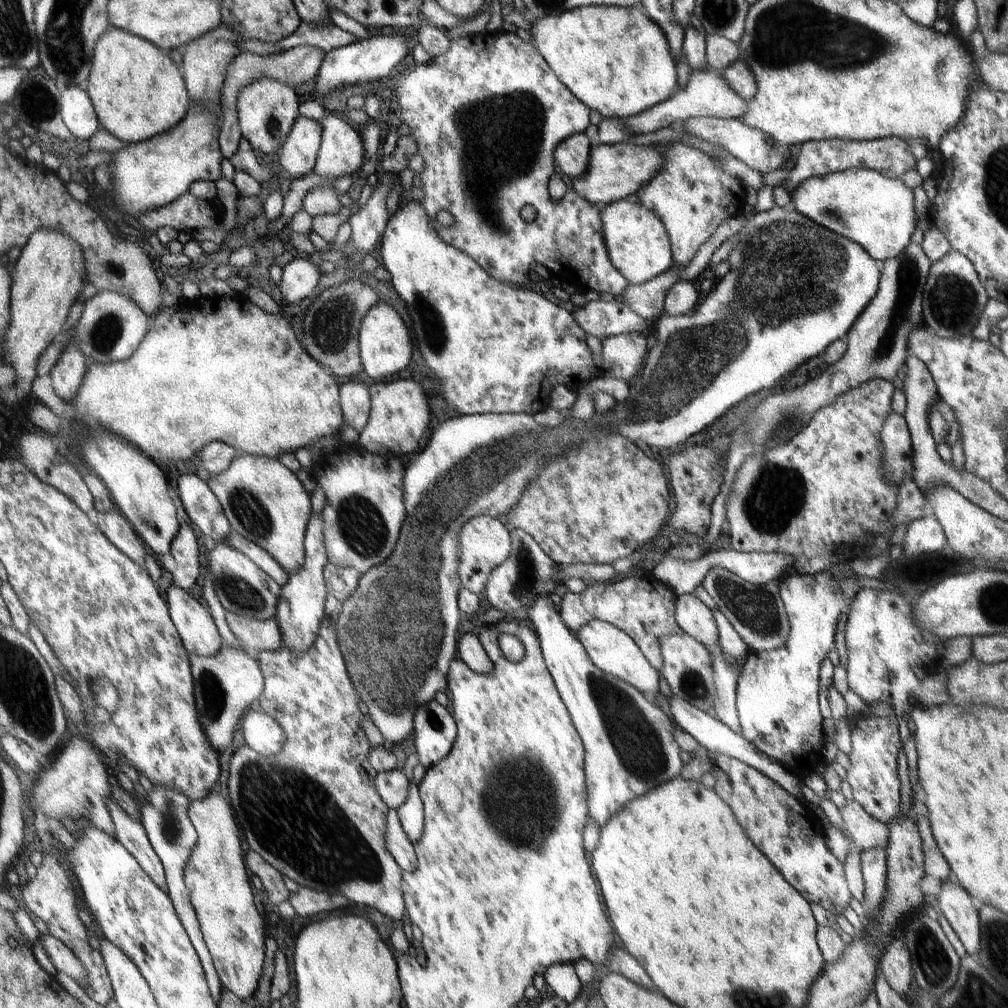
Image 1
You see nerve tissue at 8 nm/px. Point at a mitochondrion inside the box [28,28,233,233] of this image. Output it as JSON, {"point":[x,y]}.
{"point":[50,99]}

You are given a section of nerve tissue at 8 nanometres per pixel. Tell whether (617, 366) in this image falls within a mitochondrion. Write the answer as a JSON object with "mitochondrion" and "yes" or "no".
{"mitochondrion":"no"}

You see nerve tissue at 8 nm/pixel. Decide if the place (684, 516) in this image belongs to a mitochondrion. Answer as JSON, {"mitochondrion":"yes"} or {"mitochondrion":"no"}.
{"mitochondrion":"no"}

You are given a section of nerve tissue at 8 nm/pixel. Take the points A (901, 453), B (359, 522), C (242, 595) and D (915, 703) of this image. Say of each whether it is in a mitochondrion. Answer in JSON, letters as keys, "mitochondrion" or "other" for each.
{"A":"mitochondrion","B":"mitochondrion","C":"mitochondrion","D":"other"}

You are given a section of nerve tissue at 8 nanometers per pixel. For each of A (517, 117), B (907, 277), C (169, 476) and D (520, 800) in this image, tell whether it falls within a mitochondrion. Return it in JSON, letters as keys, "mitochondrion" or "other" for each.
{"A":"mitochondrion","B":"mitochondrion","C":"other","D":"mitochondrion"}

